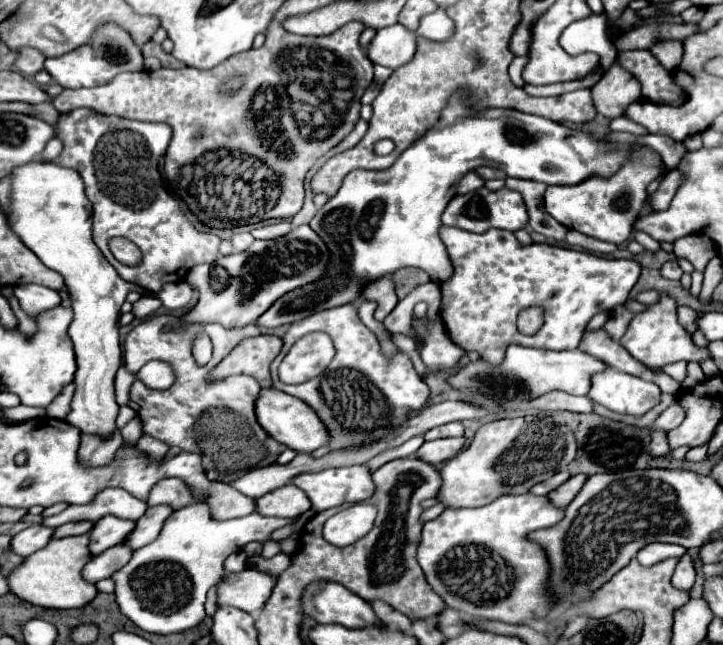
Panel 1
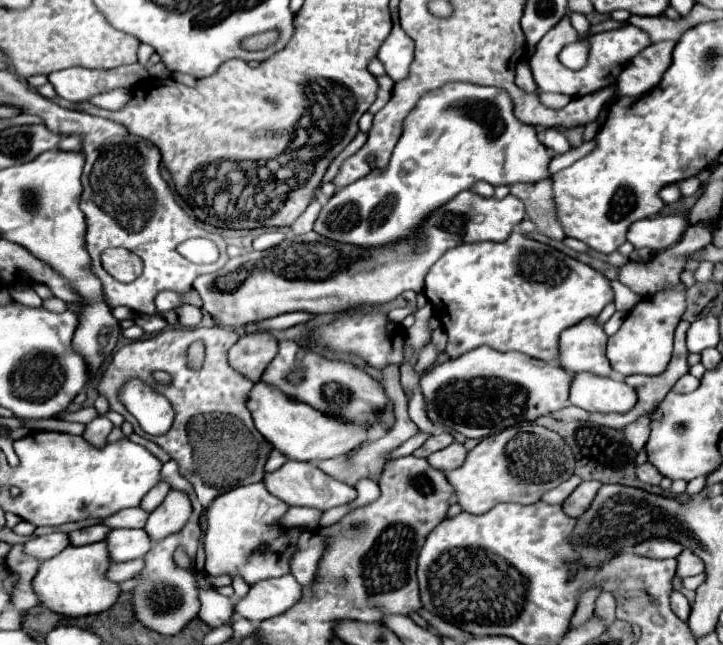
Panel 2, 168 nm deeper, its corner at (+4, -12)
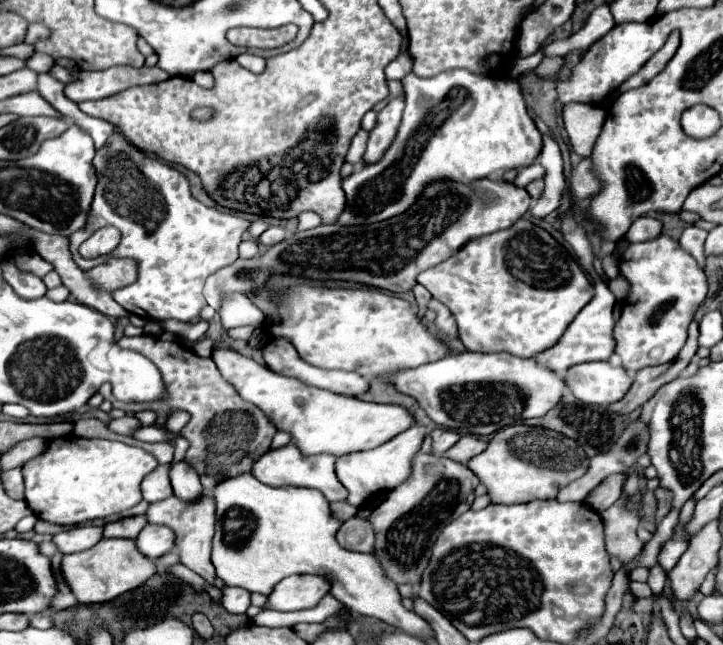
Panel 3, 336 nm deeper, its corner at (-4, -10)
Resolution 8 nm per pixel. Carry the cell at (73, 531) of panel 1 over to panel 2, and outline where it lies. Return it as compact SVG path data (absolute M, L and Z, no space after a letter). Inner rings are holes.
M96 524L96 526L90 526L90 528L82 528L82 530L76 530L70 534L70 540L74 546L86 546L86 544L94 544L94 542L102 542L106 540L106 536L110 534L110 526L106 524Z

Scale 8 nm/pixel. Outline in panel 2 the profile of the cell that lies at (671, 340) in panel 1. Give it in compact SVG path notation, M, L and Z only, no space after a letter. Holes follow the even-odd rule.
M682 282L668 286L648 298L642 298L624 318L620 330L608 340L608 360L620 376L658 374L666 370L672 356L674 330L686 310L686 286Z

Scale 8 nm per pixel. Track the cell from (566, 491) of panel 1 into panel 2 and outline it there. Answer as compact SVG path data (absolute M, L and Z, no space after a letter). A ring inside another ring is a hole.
M596 480L582 482L582 484L566 498L566 502L562 504L562 506L564 506L564 512L566 512L568 516L574 516L574 518L582 516L582 514L586 512L586 508L592 504L592 500L596 498L600 486L602 486L602 482L596 482Z

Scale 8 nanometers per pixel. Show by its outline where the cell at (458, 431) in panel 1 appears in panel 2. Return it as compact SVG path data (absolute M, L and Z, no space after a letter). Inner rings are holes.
M440 432L440 434L432 434L416 452L414 452L414 456L420 456L420 458L428 458L432 452L438 452L438 450L442 450L442 448L446 448L446 446L450 446L454 442L454 438L452 438L452 434L446 434L446 432Z

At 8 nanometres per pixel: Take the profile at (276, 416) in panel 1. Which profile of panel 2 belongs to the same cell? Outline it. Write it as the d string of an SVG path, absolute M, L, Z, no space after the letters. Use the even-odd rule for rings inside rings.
M260 380L252 386L248 392L246 406L252 414L252 420L256 424L256 430L276 448L280 450L288 460L304 460L304 462L320 462L328 458L336 458L342 454L348 454L350 450L358 448L368 436L366 428L362 424L354 424L342 418L334 418L328 414L322 414L320 410L312 408L306 402L292 400L286 396L280 388L266 384Z

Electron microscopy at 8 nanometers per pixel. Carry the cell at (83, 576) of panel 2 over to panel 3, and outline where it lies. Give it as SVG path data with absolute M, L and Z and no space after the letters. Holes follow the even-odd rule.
M110 538L110 540L100 540L86 552L64 556L60 570L80 604L98 604L98 602L110 602L126 594L128 590L142 586L142 582L146 582L152 574L156 574L156 564L136 550L134 540Z

